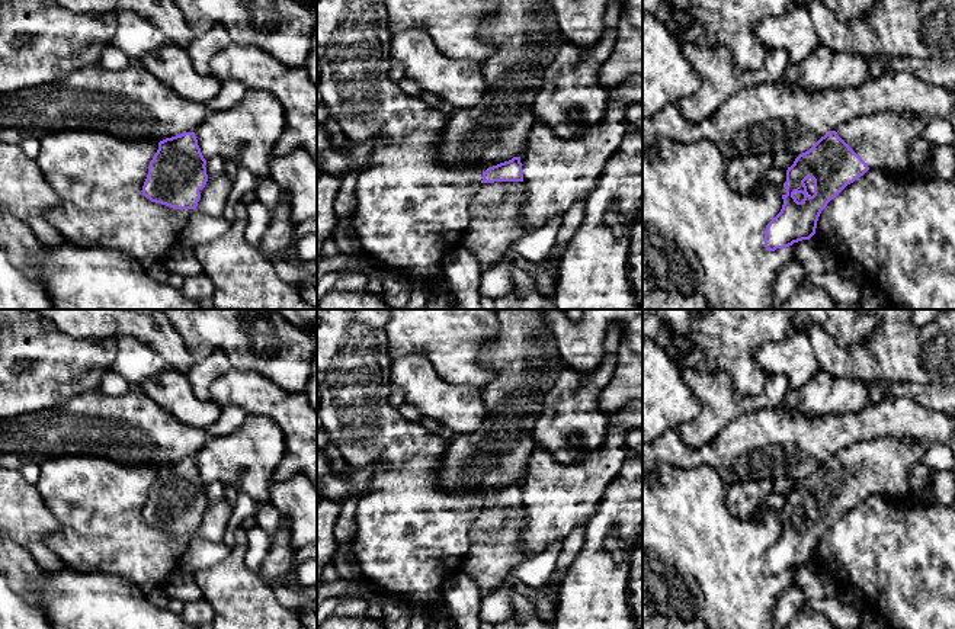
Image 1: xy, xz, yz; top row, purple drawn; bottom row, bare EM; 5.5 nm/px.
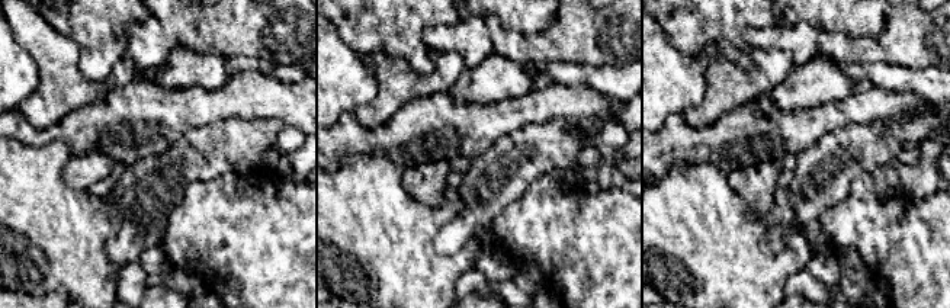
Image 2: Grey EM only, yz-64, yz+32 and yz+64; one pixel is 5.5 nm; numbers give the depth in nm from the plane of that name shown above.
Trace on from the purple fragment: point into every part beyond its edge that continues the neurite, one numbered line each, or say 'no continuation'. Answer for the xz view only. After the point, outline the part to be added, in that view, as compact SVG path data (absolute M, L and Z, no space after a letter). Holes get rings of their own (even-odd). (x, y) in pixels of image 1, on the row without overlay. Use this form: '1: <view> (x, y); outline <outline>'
1: xz (496, 533); outline M523 507L481 508L472 514L462 571L475 581L483 597L504 585L509 574L523 561L526 517Z

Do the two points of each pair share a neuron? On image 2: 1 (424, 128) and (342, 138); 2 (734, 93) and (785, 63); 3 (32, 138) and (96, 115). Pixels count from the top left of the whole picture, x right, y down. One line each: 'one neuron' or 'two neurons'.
1: one neuron
2: one neuron
3: one neuron

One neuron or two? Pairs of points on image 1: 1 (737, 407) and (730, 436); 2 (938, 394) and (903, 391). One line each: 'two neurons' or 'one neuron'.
1: two neurons
2: one neuron

